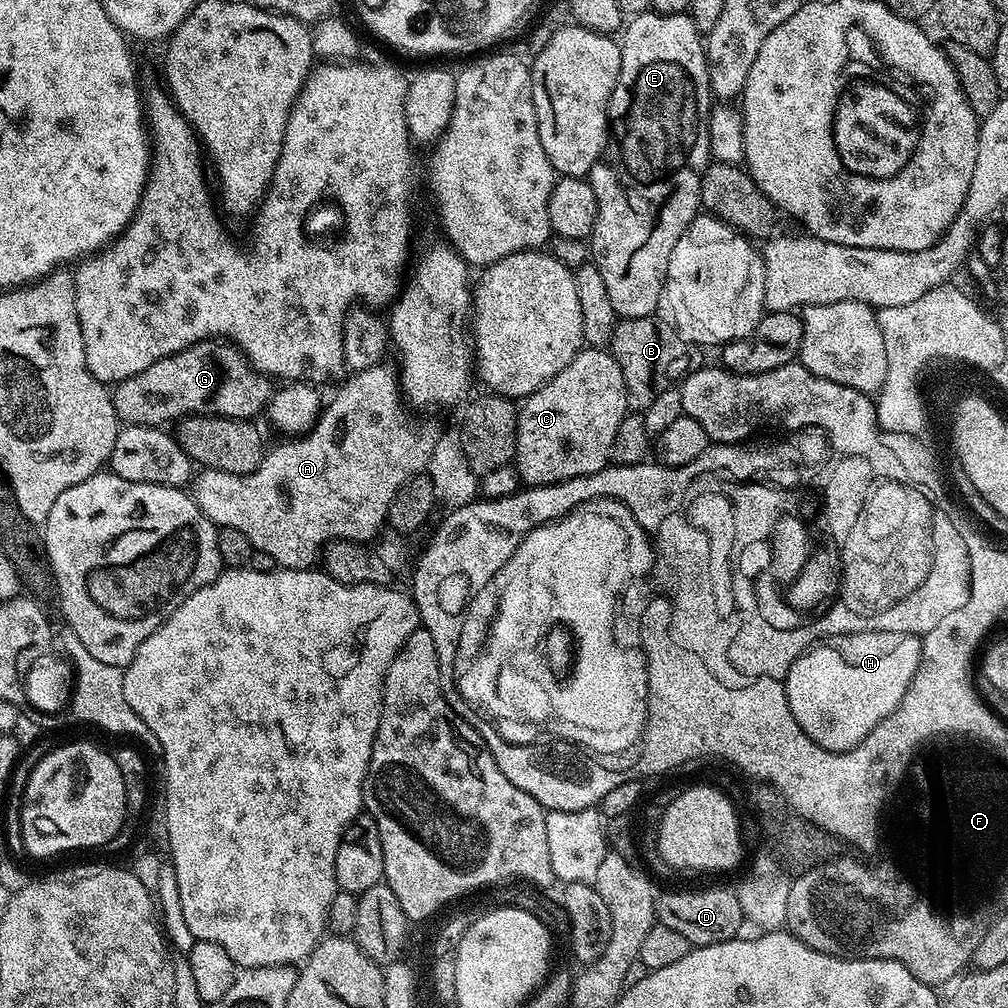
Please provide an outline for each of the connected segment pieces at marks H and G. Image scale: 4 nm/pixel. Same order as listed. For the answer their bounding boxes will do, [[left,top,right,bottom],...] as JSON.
[[783,631,922,751],[112,338,273,426]]

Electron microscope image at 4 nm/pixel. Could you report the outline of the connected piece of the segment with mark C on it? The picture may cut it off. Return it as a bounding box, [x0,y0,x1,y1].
[514,347,630,487]

